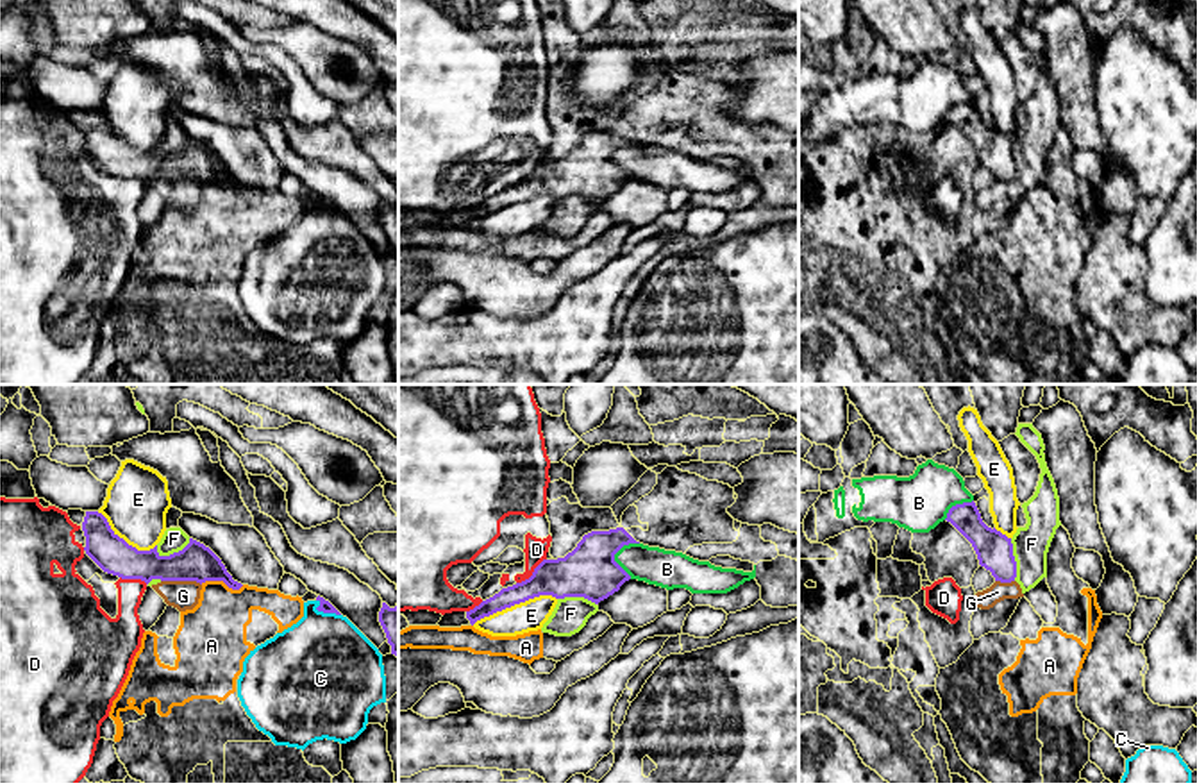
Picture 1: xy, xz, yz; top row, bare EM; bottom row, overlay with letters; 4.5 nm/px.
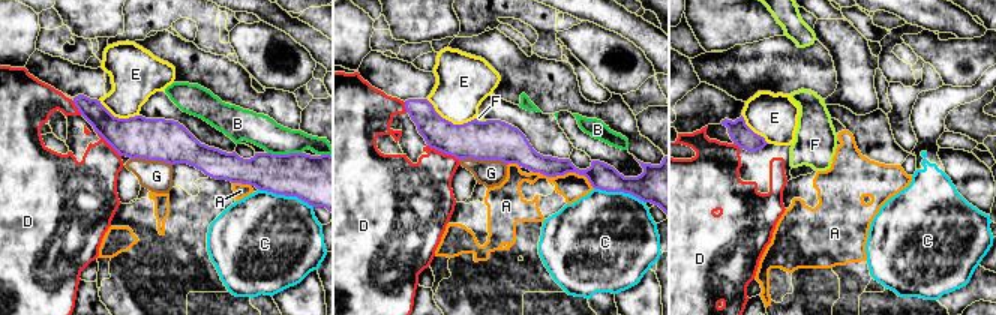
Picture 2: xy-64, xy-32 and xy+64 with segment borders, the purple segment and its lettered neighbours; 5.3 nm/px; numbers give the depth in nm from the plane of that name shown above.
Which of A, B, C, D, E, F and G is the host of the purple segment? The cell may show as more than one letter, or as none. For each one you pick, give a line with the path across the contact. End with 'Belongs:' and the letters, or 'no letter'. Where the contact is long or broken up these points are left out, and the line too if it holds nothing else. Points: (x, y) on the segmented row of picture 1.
Belongs: no letter

